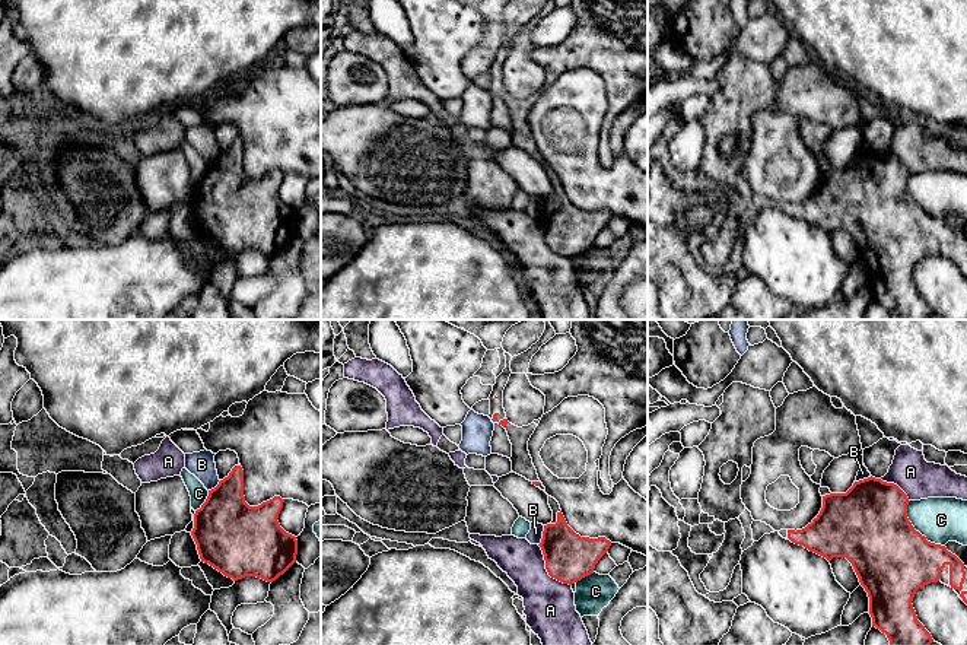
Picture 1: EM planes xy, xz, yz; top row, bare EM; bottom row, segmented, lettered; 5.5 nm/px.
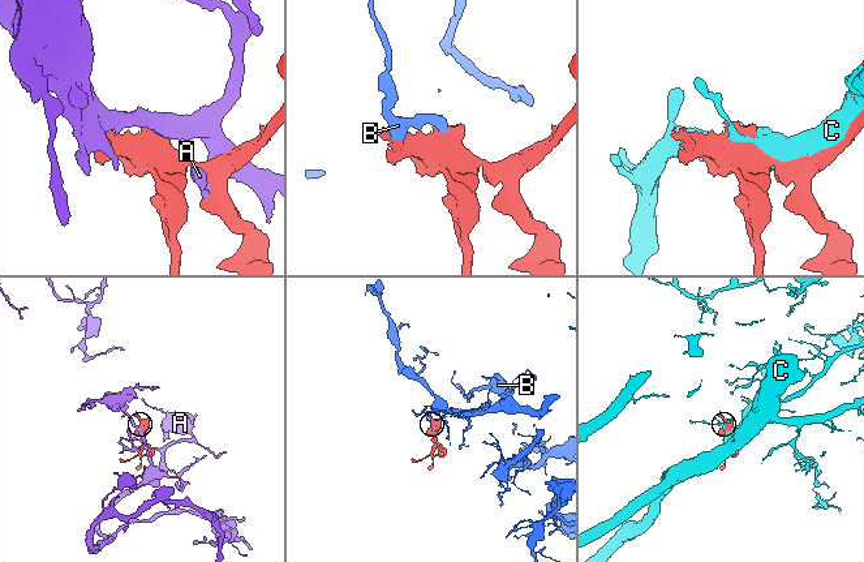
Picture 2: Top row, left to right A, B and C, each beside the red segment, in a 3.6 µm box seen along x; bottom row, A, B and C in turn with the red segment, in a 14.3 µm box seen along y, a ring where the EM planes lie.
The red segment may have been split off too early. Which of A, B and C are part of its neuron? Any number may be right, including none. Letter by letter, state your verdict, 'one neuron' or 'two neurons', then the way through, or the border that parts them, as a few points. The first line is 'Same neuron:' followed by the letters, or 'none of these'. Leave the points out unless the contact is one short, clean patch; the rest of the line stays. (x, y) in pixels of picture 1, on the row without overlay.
Same neuron: none of these
A: two neurons
B: two neurons
C: two neurons

